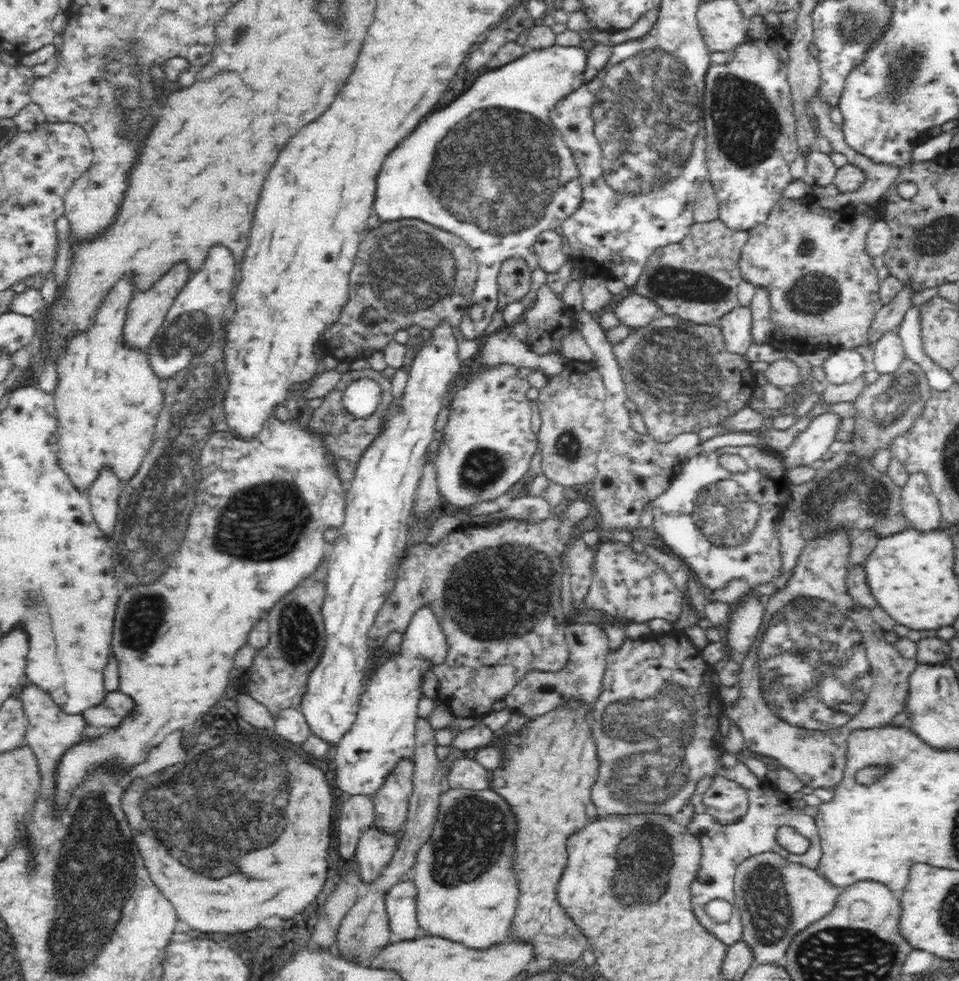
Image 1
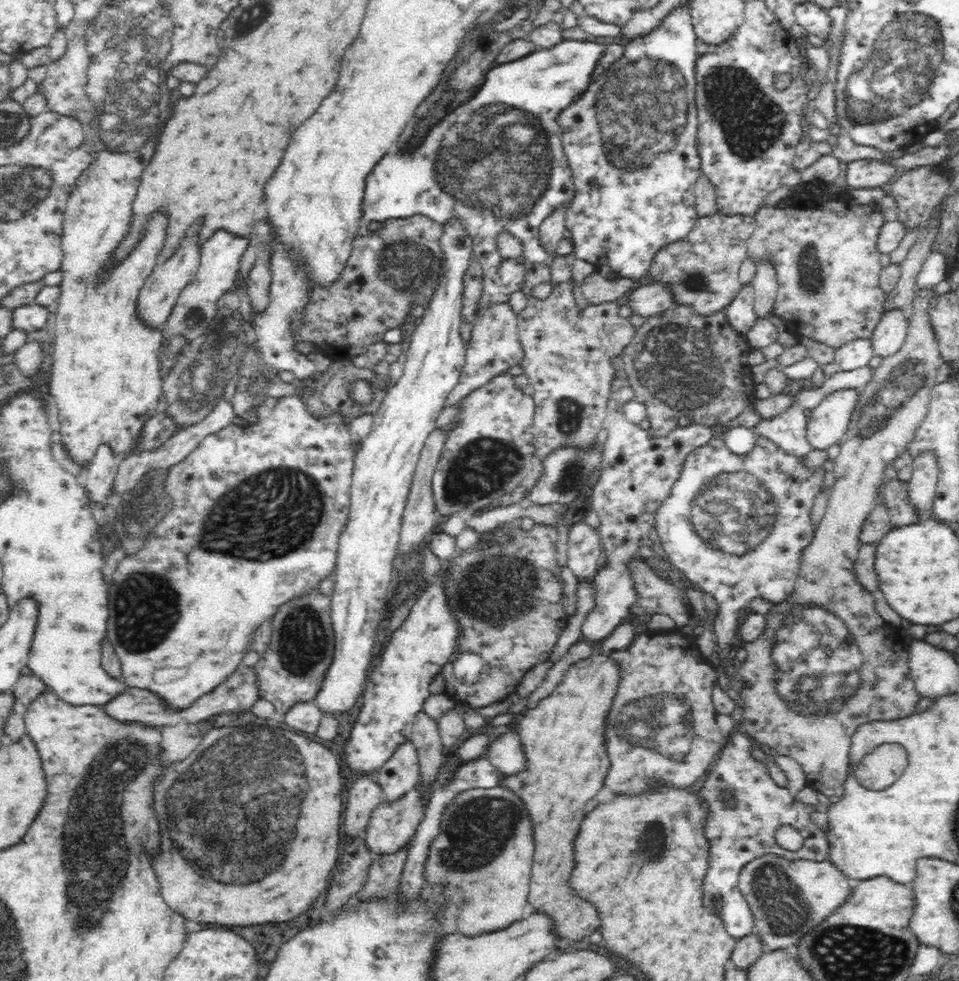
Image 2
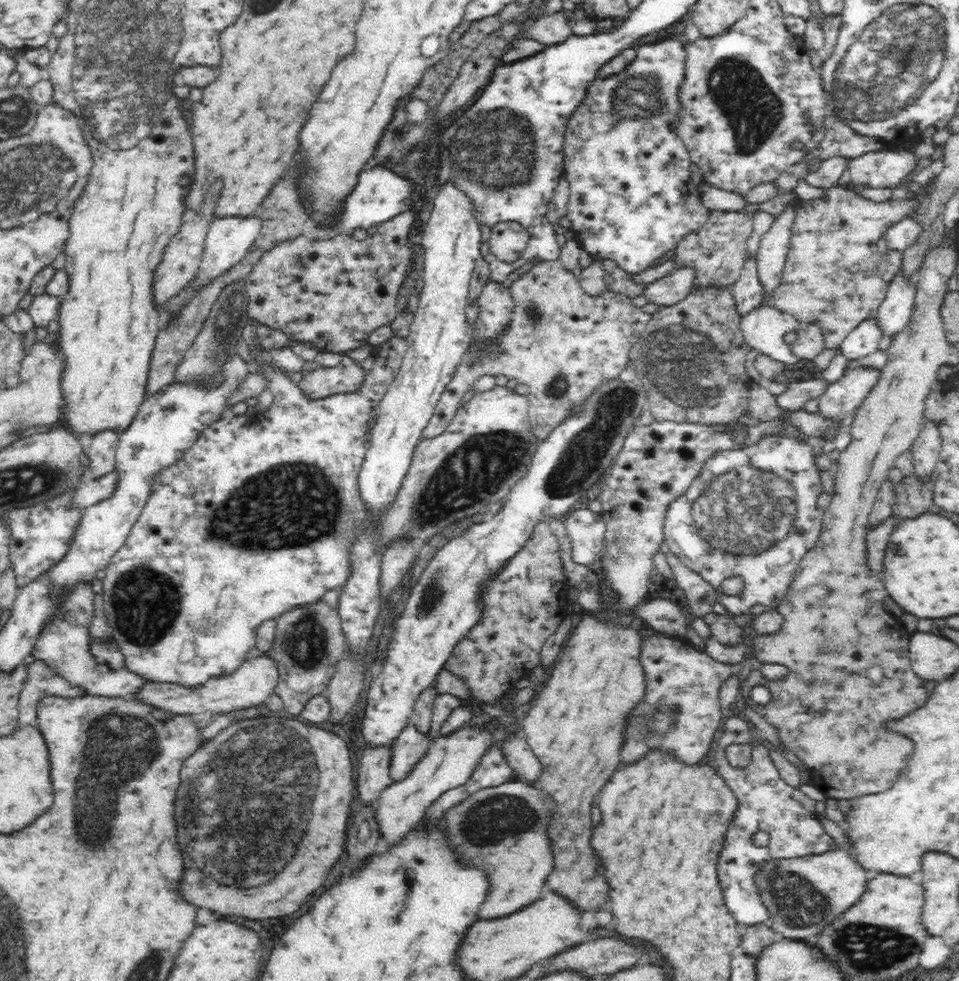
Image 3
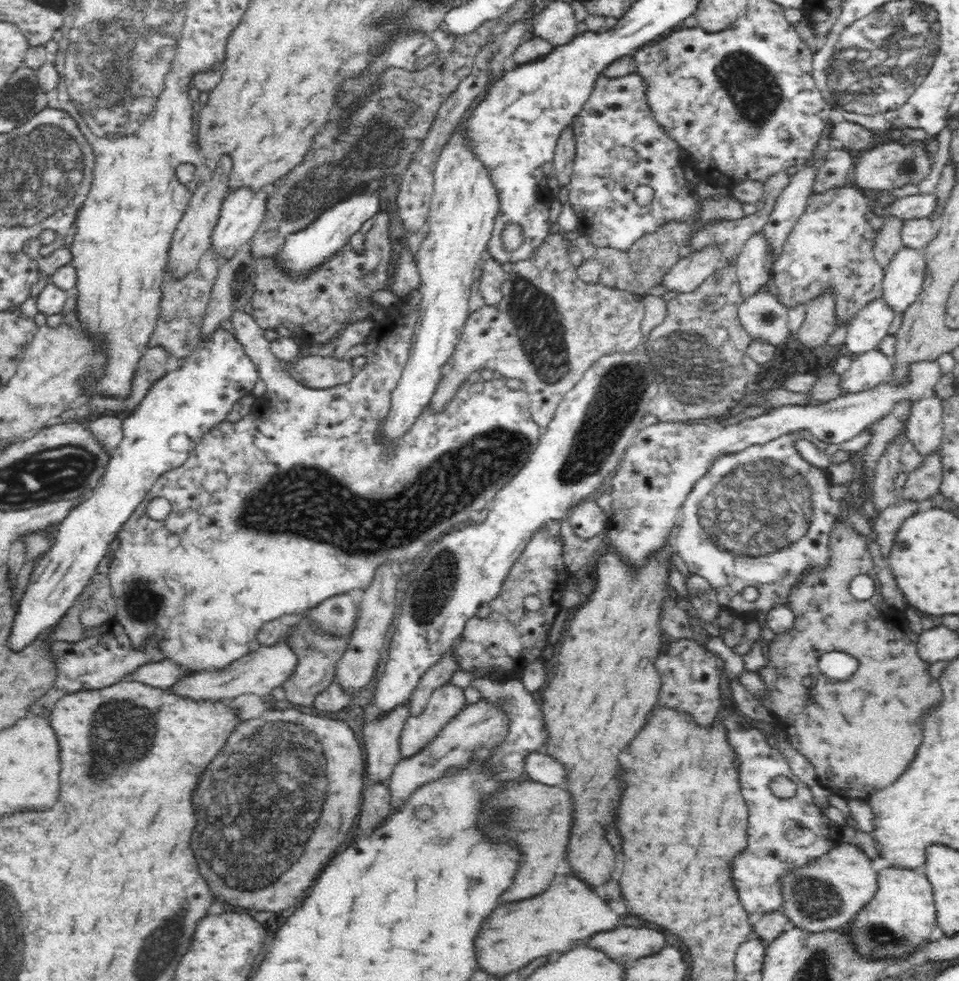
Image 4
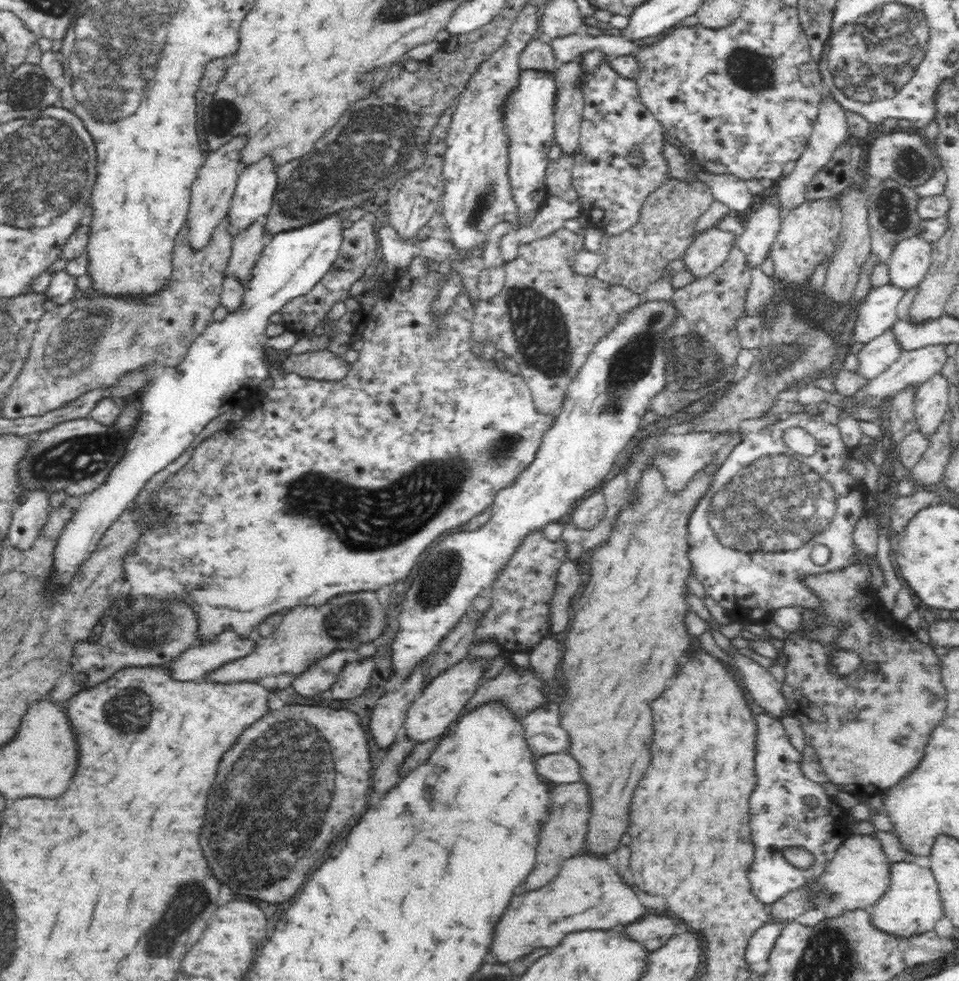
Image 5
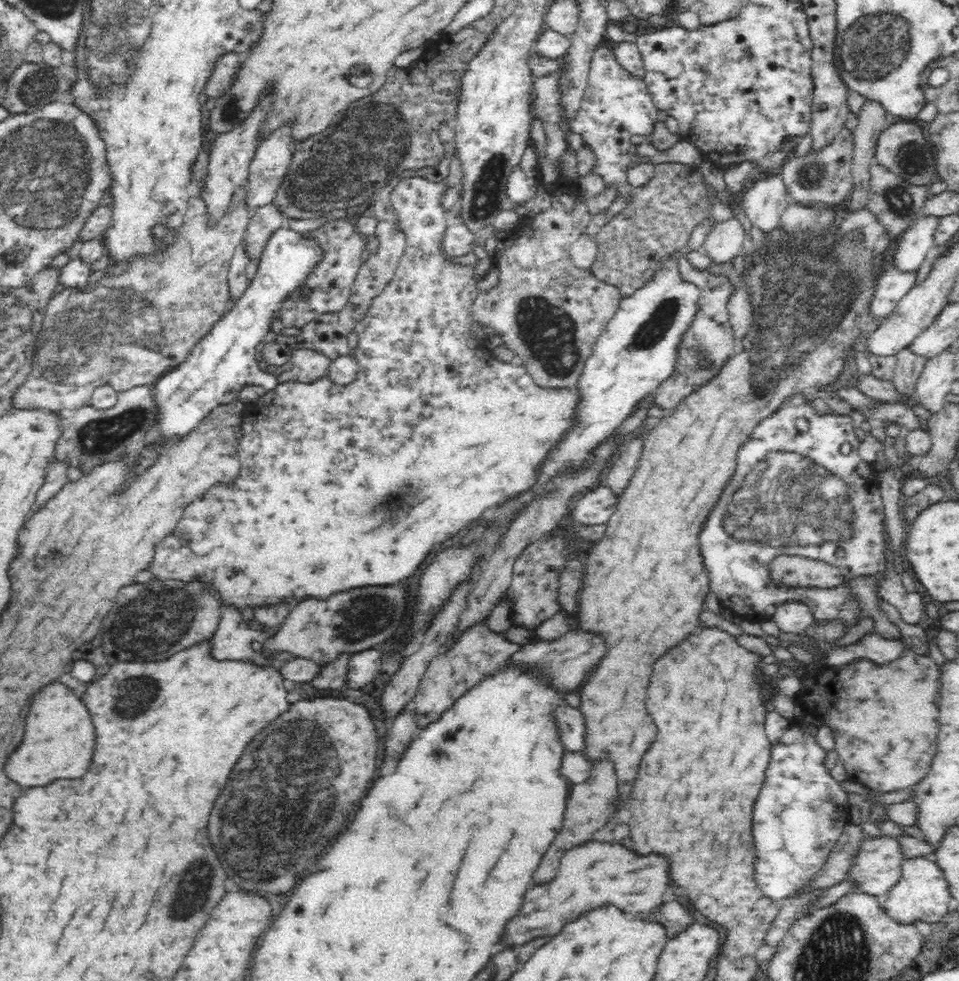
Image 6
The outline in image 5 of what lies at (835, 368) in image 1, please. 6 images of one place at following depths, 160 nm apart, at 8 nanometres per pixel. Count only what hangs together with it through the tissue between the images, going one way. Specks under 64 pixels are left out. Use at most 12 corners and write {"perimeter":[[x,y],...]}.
{"perimeter":[[888,282],[859,304],[854,340],[866,344],[898,320],[905,290]]}

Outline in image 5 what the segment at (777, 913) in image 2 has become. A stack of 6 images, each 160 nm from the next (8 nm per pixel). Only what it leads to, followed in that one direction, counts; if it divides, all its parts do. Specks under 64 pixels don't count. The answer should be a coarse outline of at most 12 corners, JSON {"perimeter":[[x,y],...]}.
{"perimeter":[[850,834],[819,876],[824,918],[871,907],[893,863],[873,834]]}

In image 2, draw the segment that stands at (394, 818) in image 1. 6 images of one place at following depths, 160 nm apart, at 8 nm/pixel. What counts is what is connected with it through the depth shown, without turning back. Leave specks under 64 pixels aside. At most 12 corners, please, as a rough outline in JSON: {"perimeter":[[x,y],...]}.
{"perimeter":[[399,744],[374,773],[383,799],[399,799],[418,782],[417,748]]}

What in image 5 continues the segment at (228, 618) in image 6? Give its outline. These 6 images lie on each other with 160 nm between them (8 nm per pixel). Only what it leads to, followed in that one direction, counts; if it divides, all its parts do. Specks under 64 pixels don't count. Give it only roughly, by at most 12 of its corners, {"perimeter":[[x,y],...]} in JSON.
{"perimeter":[[228,625],[174,659],[182,680],[206,677],[257,645]]}

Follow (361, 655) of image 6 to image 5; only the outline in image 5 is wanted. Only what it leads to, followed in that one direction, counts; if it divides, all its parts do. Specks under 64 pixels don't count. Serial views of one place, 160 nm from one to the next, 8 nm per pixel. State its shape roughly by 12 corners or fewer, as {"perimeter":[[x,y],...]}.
{"perimeter":[[368,655],[346,664],[328,692],[332,700],[362,694],[374,672]]}

